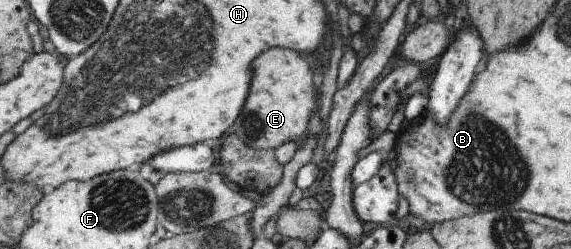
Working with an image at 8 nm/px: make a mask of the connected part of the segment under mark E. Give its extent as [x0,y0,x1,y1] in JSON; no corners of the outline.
[231,47,319,150]

